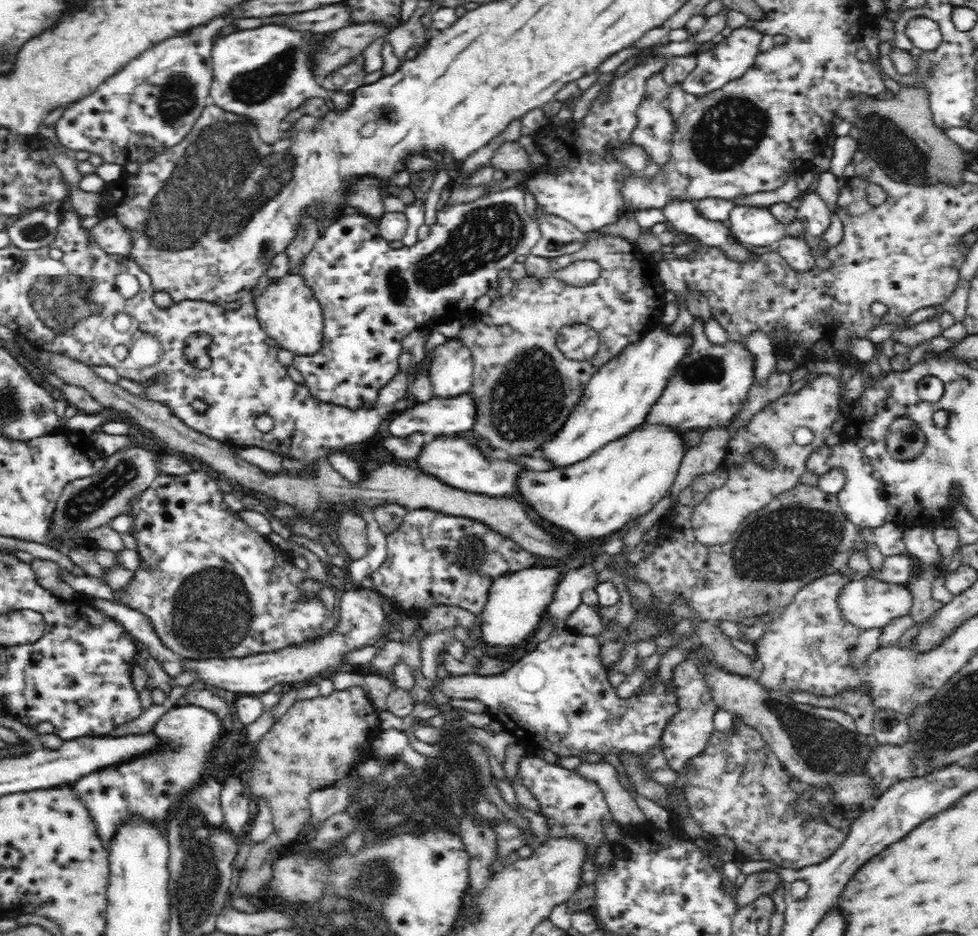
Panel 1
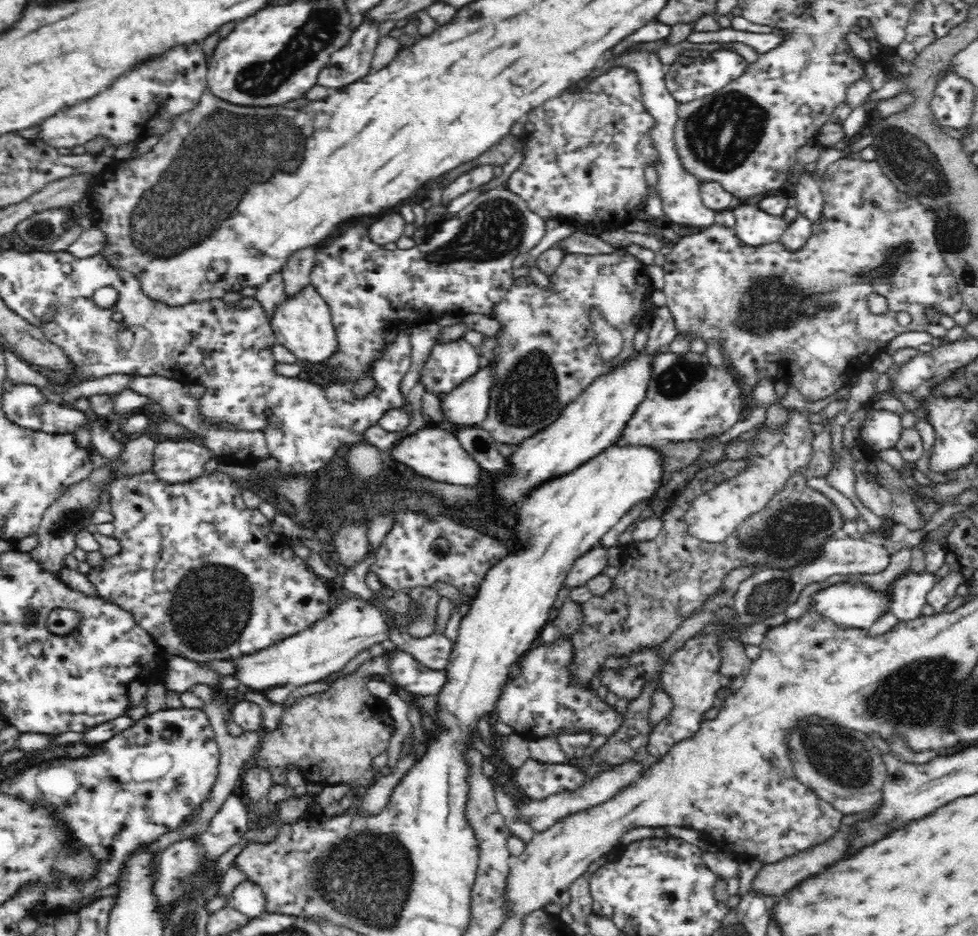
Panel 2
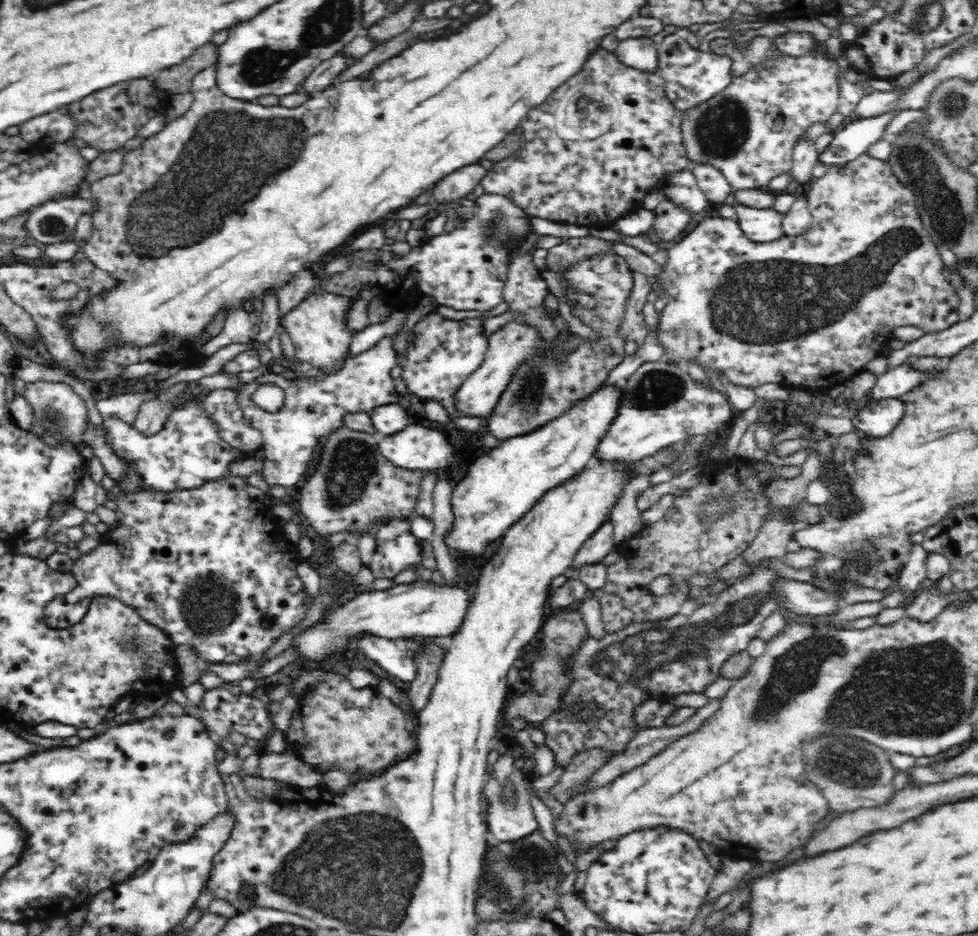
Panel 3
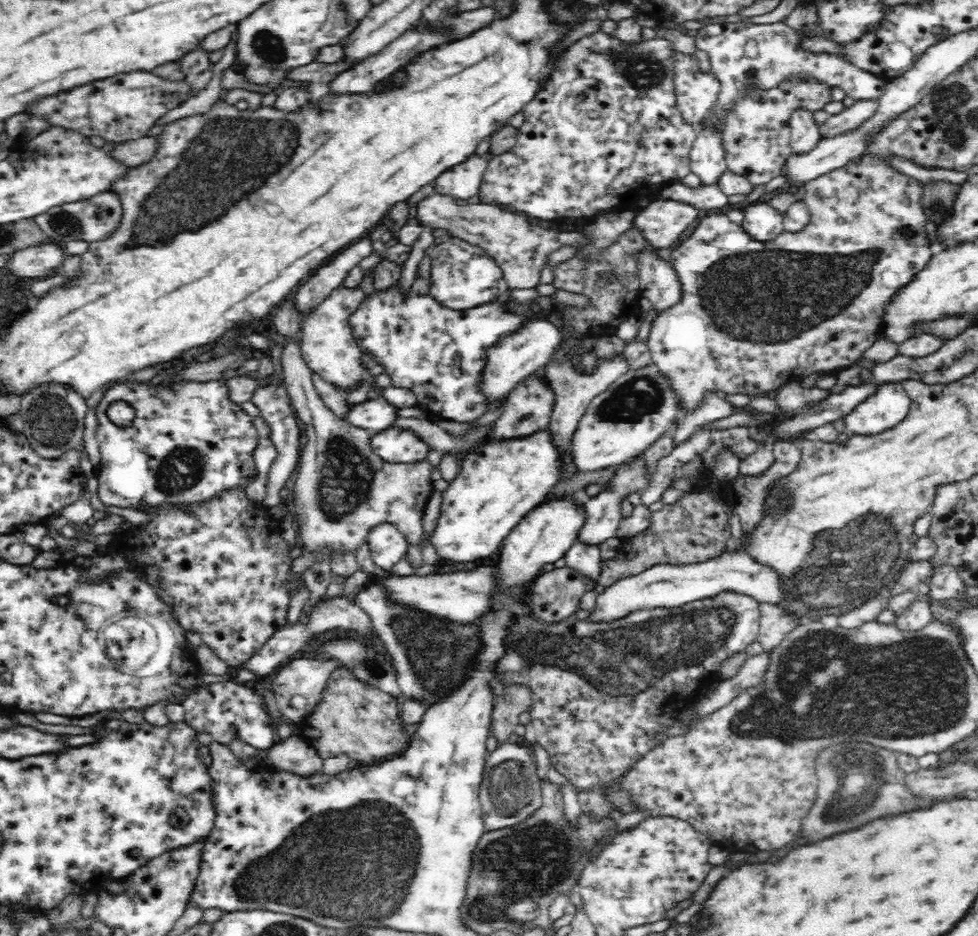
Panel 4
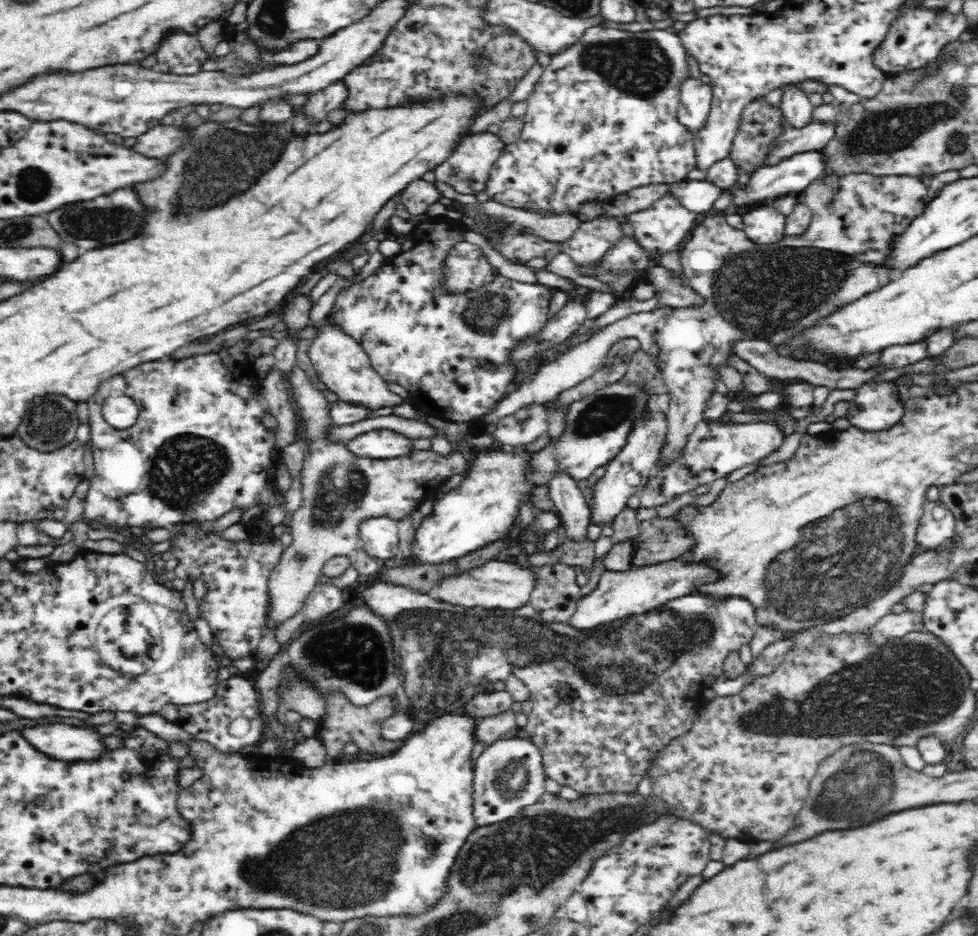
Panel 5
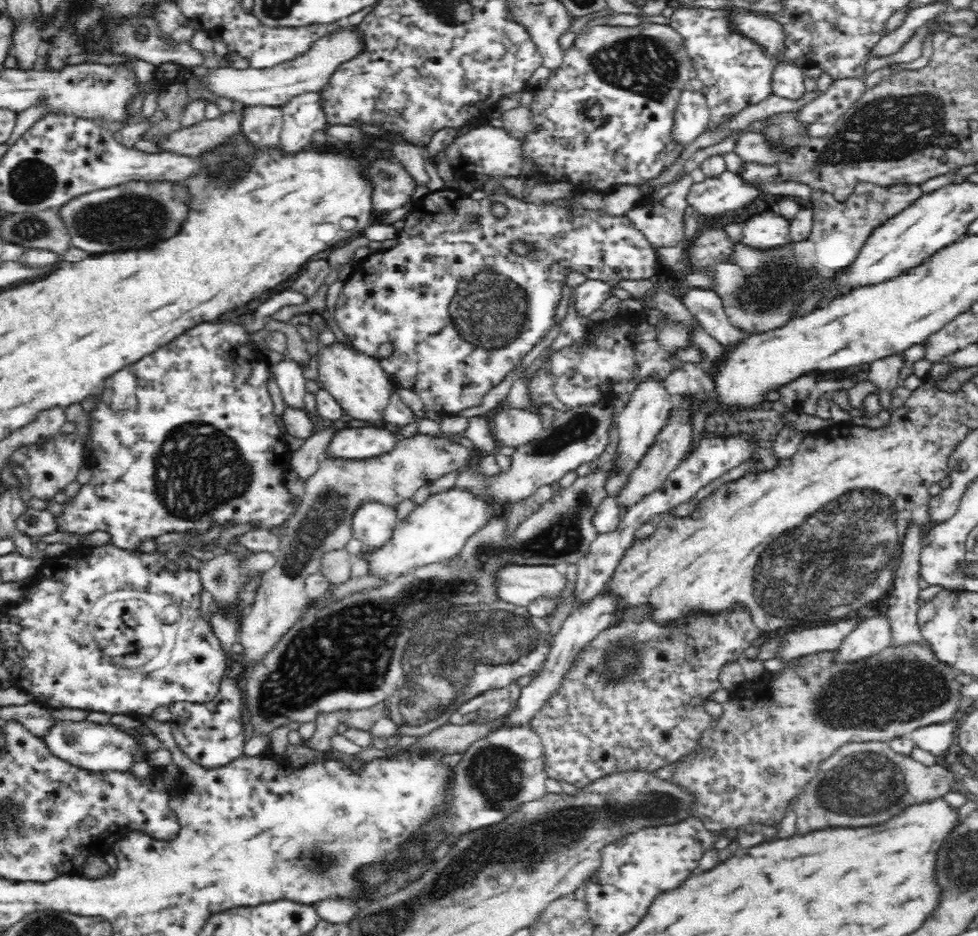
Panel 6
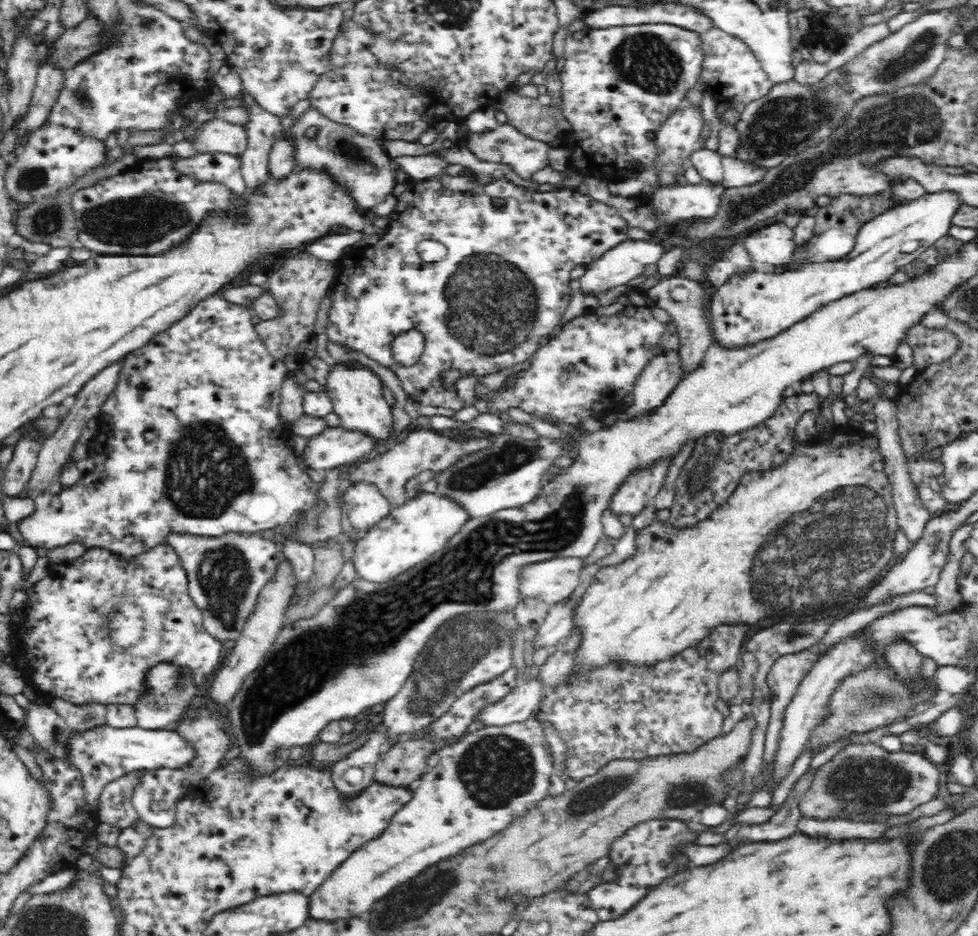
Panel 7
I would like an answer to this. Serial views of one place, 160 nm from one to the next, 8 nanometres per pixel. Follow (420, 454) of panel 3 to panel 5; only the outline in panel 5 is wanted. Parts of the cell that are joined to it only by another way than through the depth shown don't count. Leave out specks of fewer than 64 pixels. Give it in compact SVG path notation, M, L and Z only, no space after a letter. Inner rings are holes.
M371 430L345 442L346 448L364 459L389 459L409 453L412 439L393 430Z

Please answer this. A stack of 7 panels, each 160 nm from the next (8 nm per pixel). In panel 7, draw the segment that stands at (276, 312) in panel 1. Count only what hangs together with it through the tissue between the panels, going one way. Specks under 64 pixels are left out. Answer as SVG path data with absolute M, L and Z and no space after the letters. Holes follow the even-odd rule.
M335 364L334 371L327 378L325 391L333 402L333 412L340 418L340 427L363 432L375 445L386 444L394 438L394 418L390 404L382 395L382 381L366 366Z

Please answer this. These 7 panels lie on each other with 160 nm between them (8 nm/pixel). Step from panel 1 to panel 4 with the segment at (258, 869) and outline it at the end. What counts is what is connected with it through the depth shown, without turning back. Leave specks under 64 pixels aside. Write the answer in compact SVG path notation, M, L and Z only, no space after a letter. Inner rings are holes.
M334 670L328 678L324 700L316 706L316 712L306 720L308 726L318 728L318 734L298 738L314 744L323 759L346 754L352 760L364 764L379 762L406 750L410 742L410 731L402 729L399 704L401 700L379 688L368 688L354 680L348 672Z

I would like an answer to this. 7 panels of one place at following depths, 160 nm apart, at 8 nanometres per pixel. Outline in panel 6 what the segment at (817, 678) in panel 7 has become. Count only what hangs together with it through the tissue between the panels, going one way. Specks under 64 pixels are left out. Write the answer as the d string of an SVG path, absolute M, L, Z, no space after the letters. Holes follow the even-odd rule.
M884 614L864 617L833 651L833 664L852 664L890 646L889 622Z

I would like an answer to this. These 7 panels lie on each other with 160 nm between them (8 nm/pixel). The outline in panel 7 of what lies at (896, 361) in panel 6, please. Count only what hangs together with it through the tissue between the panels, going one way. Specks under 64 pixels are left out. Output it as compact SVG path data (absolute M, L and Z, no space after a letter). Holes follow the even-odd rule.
M876 398L874 402L874 407L872 411L876 415L877 428L874 432L877 440L877 447L883 460L883 471L887 476L887 480L891 484L892 498L894 499L895 512L898 514L898 525L904 529L906 537L910 539L910 542L914 544L923 533L925 524L930 521L931 513L927 510L926 505L916 484L910 476L910 464L908 462L908 457L904 452L904 447L902 446L902 439L899 436L899 424L897 419L897 404L895 401L888 400L887 398Z

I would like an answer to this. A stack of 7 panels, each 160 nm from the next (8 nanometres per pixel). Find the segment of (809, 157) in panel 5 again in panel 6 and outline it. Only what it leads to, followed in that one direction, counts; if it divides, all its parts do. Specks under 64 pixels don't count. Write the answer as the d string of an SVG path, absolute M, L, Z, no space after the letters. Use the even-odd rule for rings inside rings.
M726 170L720 176L706 177L702 182L694 183L685 199L687 206L700 216L720 216L742 208L758 195L755 186Z

